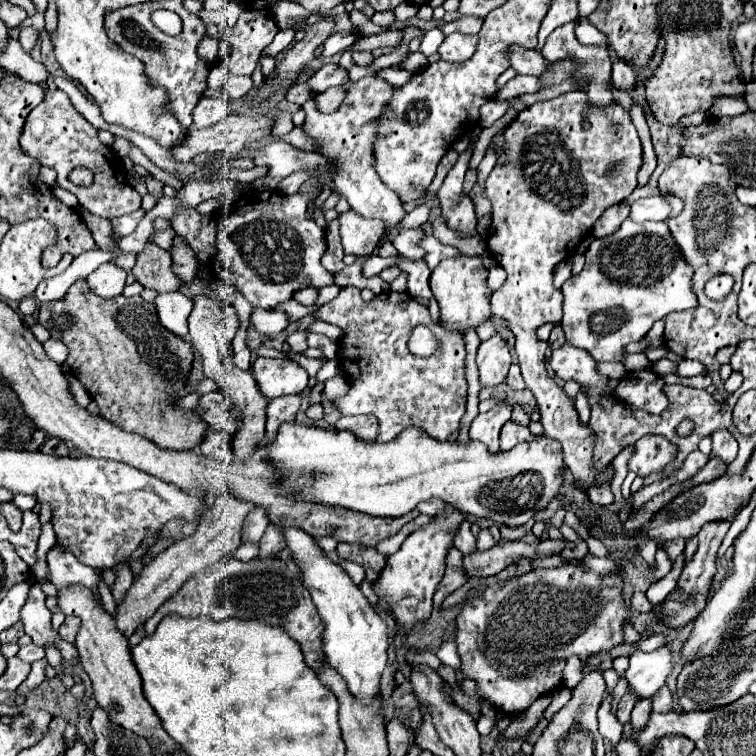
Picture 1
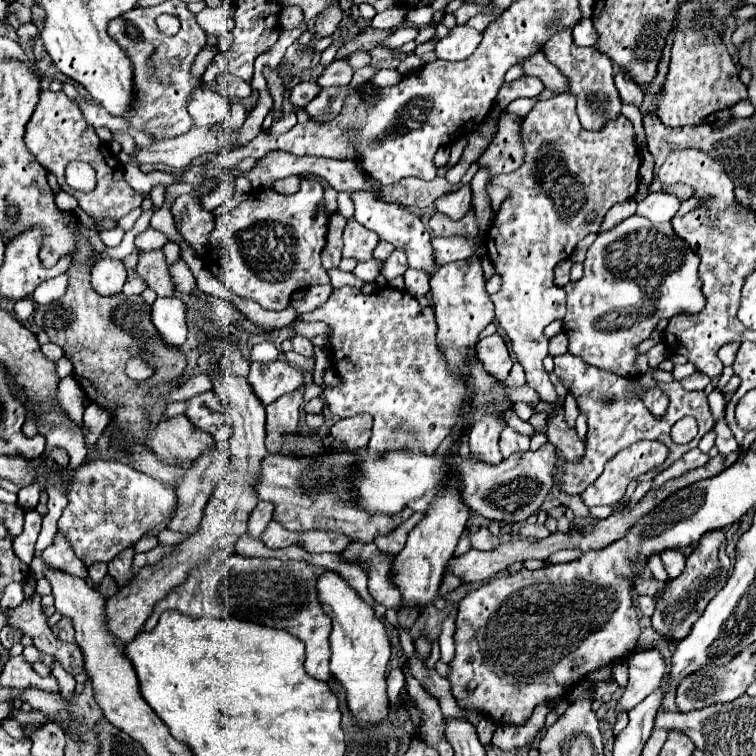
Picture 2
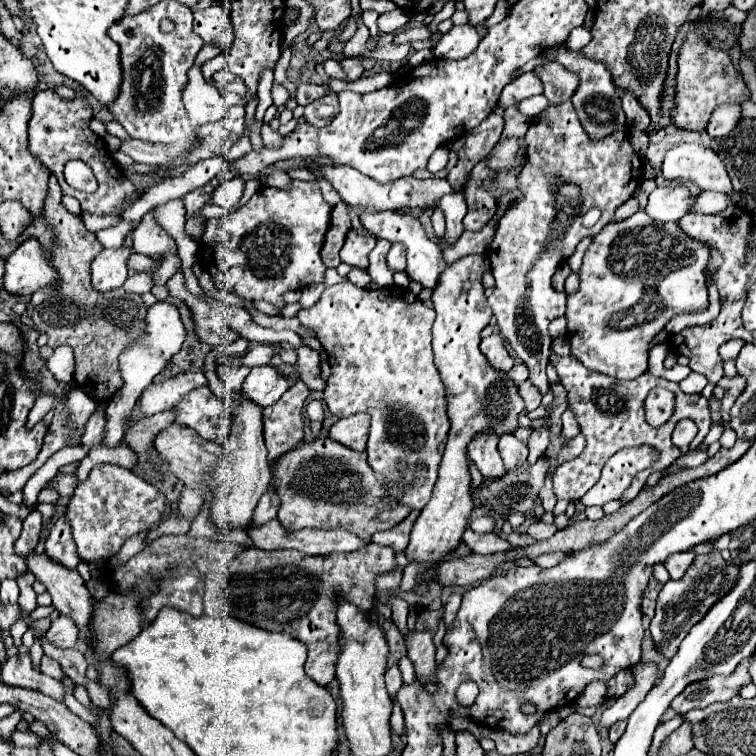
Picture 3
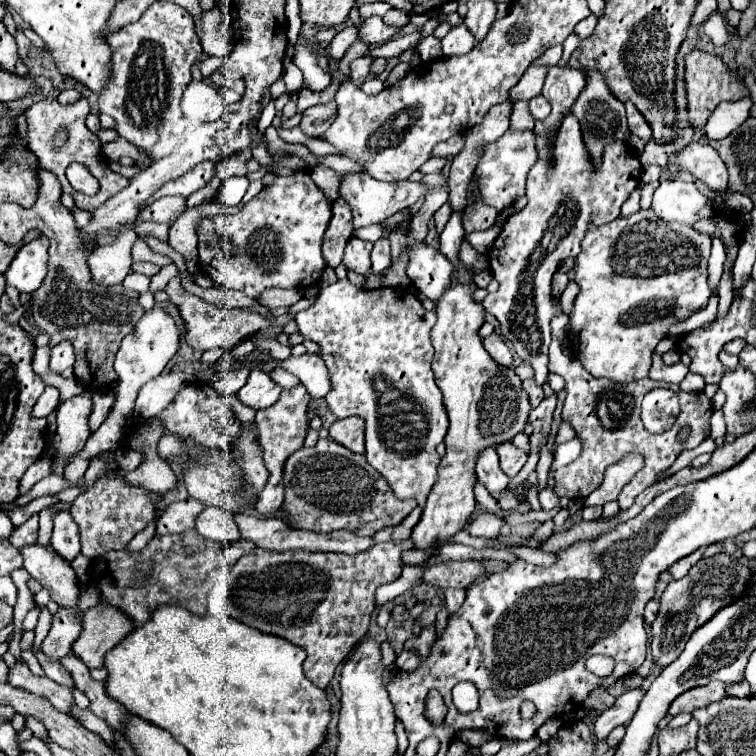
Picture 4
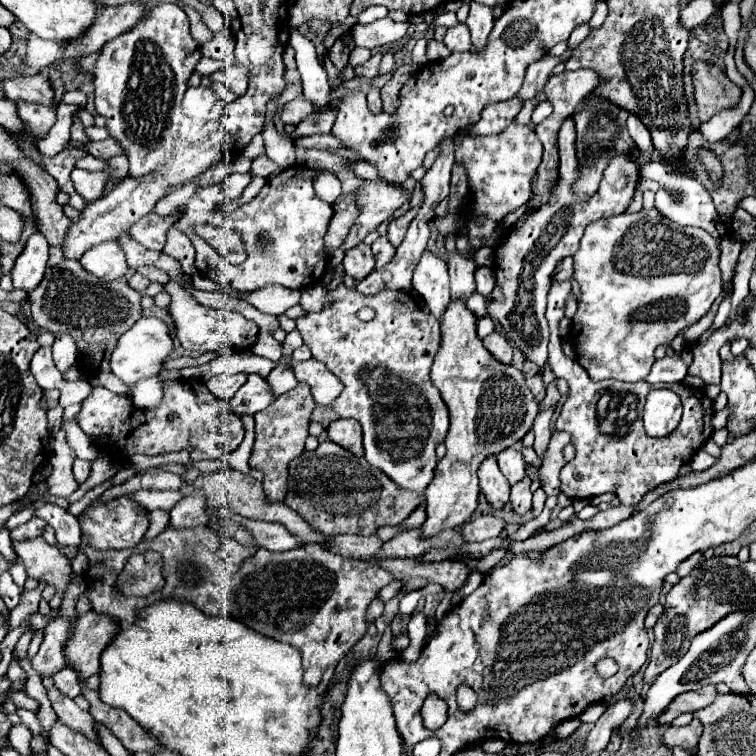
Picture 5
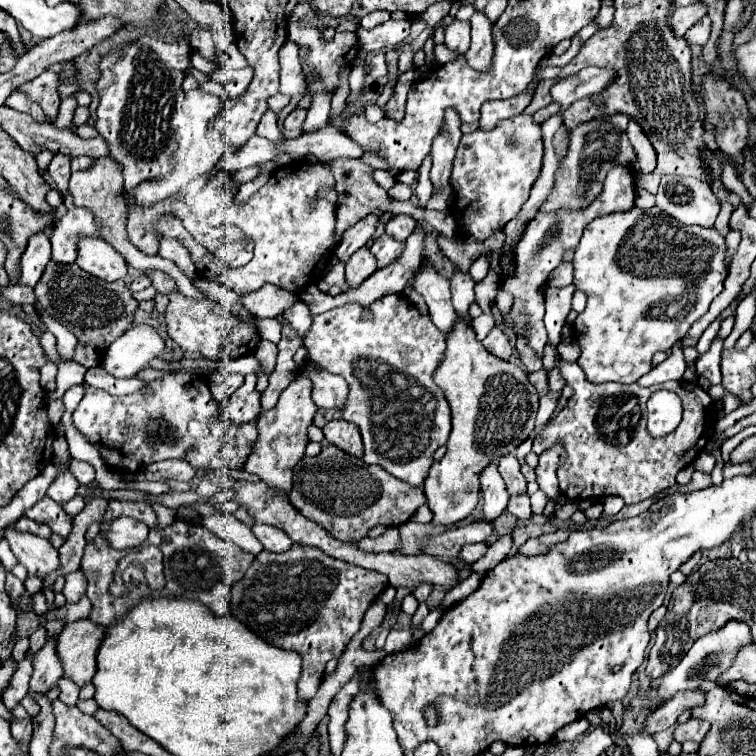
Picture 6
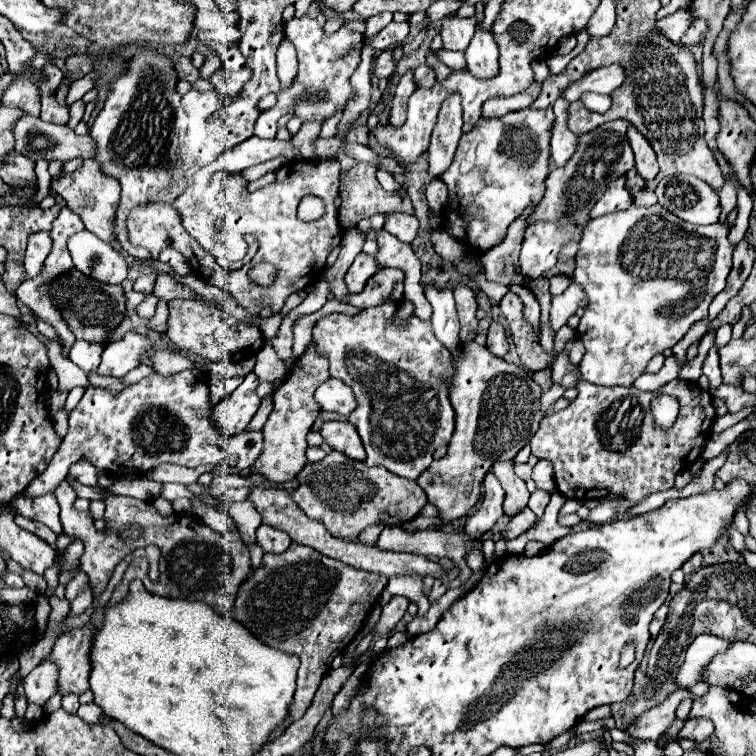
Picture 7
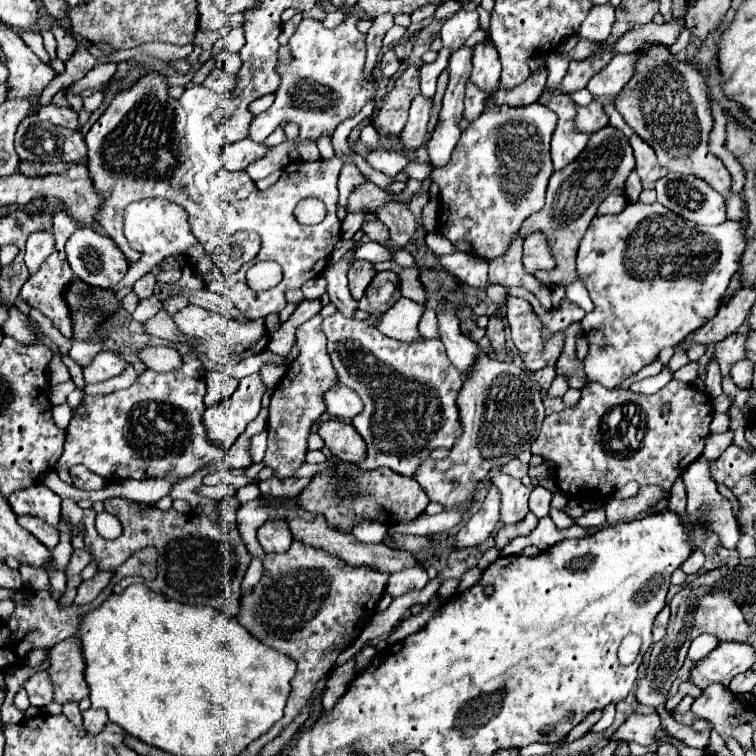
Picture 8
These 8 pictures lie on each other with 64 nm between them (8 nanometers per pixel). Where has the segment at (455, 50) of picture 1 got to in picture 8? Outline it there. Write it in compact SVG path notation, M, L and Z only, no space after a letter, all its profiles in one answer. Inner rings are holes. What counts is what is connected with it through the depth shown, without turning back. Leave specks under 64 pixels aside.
M456 12L452 18L448 18L442 24L440 38L444 48L458 50L464 46L464 42L472 36L472 32L478 30L478 14L476 12Z

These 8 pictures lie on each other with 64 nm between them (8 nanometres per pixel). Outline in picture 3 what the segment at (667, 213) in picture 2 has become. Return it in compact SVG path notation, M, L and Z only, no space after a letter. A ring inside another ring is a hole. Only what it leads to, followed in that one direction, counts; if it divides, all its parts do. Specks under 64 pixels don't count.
M660 186L648 196L644 212L656 222L676 222L694 204L694 196L684 186Z

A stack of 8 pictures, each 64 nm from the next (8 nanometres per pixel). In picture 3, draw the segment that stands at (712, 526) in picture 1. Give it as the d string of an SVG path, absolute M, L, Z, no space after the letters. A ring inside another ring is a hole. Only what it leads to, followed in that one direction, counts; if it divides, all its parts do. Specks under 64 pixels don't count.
M710 550L704 556L696 556L686 574L680 580L668 580L664 588L658 594L658 604L656 604L656 614L650 622L650 634L656 644L656 648L672 658L676 654L676 648L680 642L686 638L690 628L704 616L704 612L732 588L732 582L736 580L734 574L722 574L726 562L718 554L718 550Z

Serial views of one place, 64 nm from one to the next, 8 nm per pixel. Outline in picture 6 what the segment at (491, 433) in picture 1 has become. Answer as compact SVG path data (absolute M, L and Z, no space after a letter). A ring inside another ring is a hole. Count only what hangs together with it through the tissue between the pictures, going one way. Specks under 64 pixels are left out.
M488 464L480 472L480 484L482 484L482 498L484 498L484 508L482 508L484 518L496 520L508 506L508 490L496 464Z

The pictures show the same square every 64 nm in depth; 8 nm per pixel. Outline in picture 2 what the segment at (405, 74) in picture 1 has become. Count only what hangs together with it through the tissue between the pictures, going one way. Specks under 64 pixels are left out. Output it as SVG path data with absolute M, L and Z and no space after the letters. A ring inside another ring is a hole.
M382 68L382 70L378 70L376 72L376 76L368 82L368 84L376 84L376 86L396 86L396 84L400 84L400 80L402 80L404 76L398 72L398 70L386 70L386 68Z

